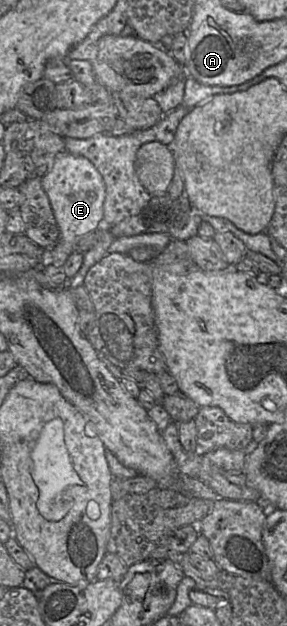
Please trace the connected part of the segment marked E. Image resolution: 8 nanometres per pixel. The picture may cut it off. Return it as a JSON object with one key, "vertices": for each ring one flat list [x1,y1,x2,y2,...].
{"vertices":[[64,151,55,158,51,168,42,177,42,187,49,198,59,227,58,241,52,248,45,249,48,251,45,251,42,267,52,264,63,266,74,251,77,239,104,224,106,185,102,175,90,160]]}

